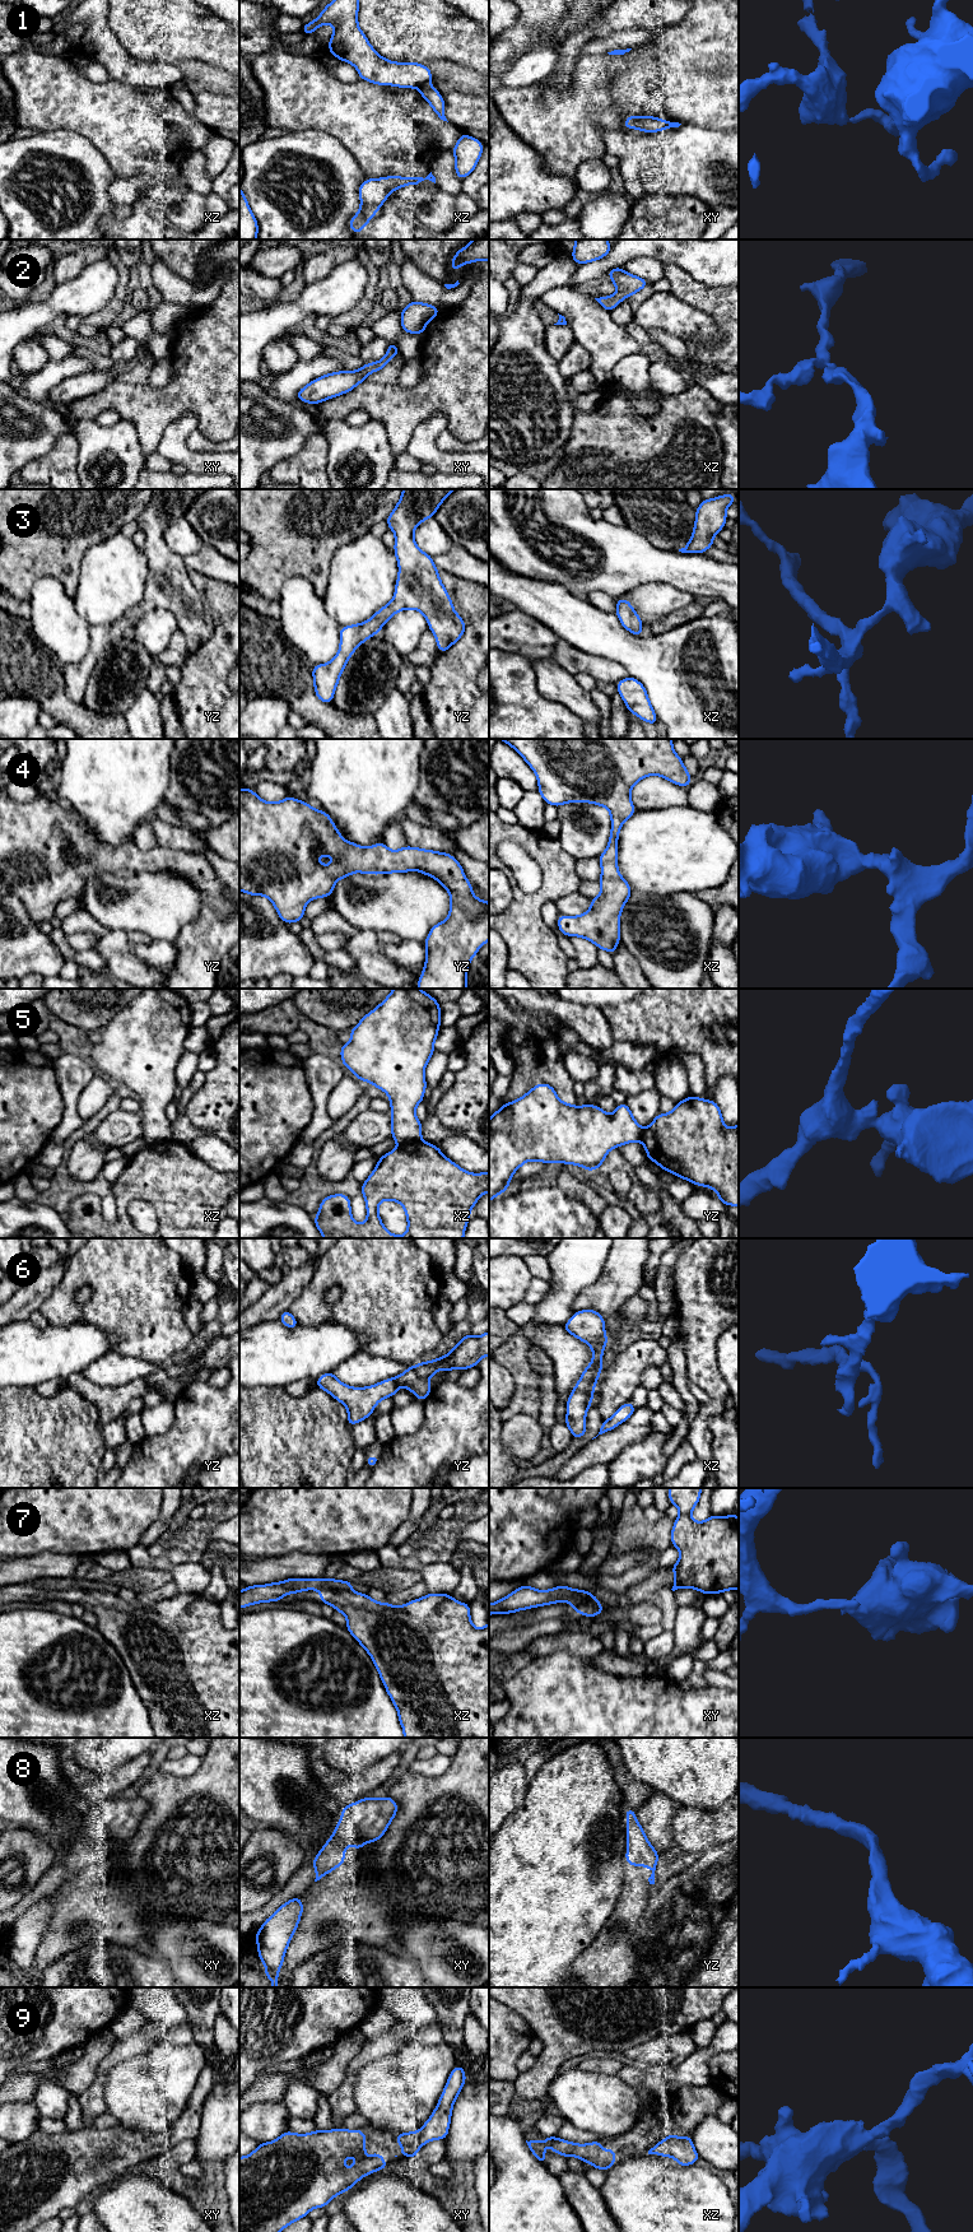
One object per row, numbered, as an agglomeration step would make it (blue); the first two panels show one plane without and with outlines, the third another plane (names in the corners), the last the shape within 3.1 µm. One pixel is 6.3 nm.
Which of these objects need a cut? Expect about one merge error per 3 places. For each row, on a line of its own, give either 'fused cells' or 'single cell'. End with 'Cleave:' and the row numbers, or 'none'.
1: fused cells
2: single cell
3: single cell
4: single cell
5: fused cells
6: single cell
7: fused cells
8: single cell
9: single cell
Cleave: 1, 5, 7

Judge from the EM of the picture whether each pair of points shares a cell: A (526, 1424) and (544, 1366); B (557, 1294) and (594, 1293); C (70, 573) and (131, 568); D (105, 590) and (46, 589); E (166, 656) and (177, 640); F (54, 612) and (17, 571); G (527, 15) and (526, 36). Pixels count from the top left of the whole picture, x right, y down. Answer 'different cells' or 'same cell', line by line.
A: different cells
B: different cells
C: different cells
D: different cells
E: same cell
F: different cells
G: different cells

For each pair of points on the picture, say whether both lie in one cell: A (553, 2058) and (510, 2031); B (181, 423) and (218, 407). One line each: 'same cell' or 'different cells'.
A: different cells
B: different cells

